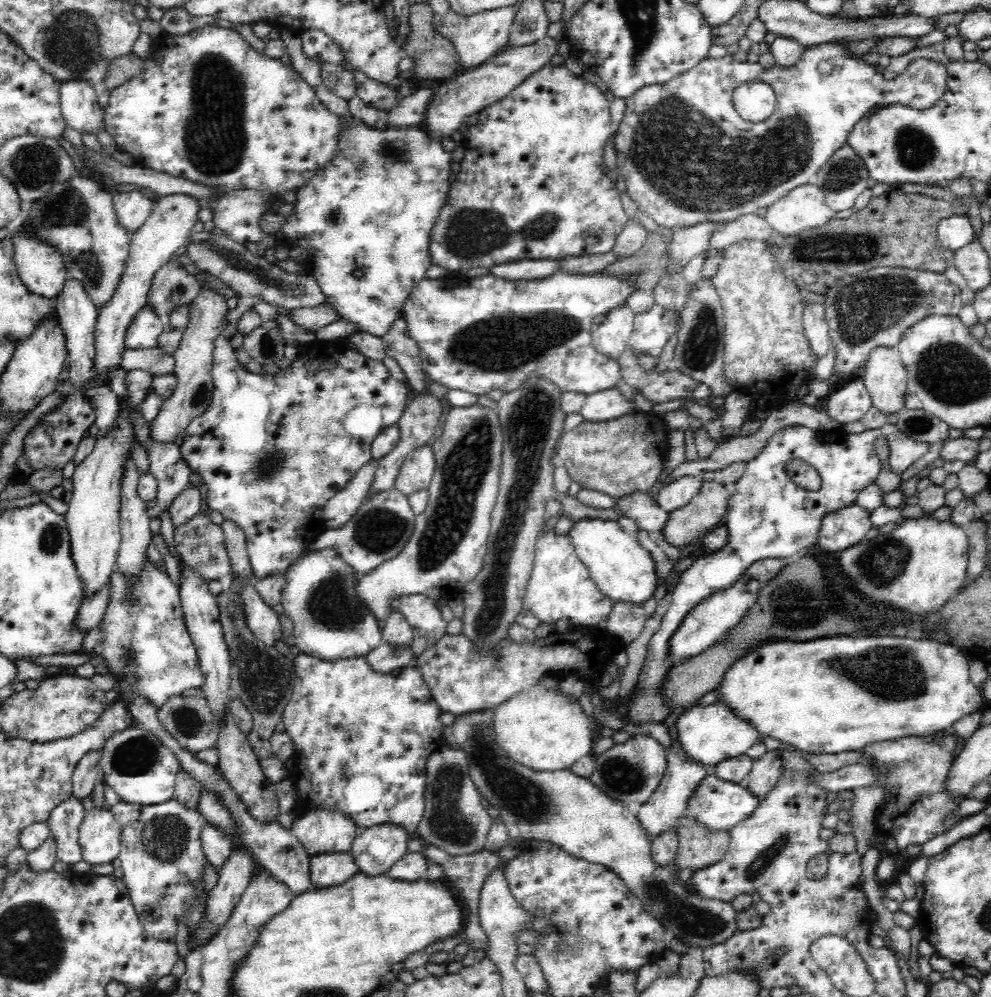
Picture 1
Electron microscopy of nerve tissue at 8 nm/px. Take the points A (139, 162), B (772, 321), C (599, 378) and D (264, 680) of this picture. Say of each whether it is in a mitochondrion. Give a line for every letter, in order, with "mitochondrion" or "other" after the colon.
A: other
B: other
C: other
D: mitochondrion

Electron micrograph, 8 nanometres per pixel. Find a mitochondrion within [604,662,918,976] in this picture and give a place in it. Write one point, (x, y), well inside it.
(692, 921)

